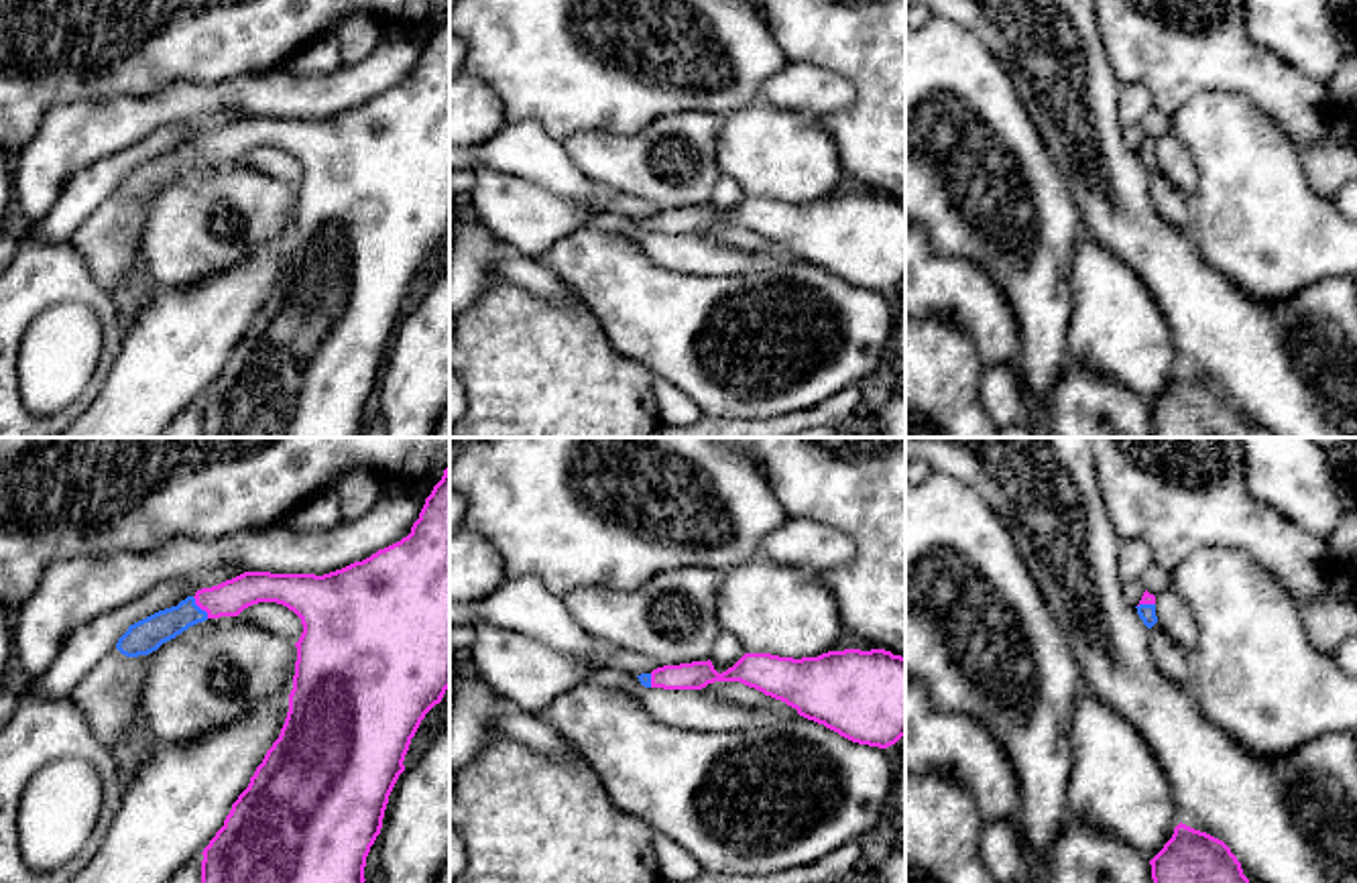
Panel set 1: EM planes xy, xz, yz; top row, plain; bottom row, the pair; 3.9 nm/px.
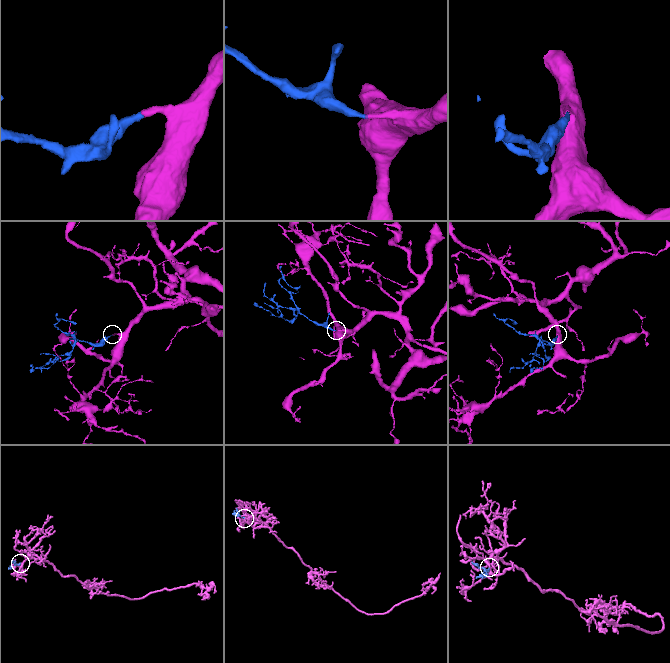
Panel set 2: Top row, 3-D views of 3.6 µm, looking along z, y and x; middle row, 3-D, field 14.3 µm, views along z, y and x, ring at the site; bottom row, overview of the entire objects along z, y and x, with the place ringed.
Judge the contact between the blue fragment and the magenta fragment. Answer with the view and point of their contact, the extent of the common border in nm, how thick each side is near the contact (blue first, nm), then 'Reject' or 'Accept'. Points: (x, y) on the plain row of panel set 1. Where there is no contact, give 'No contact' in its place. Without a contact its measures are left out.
Touches blue at xy (198, 151). Shared border 110 nm. Thickness 140 nm (blue) against 140 nm. Accept

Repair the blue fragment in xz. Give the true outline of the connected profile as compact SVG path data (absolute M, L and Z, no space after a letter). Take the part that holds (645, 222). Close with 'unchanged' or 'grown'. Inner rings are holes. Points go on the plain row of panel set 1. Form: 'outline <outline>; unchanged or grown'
outline M844 193L802 203L745 197L722 218L708 203L663 210L637 222L645 232L663 234L741 226L852 287L887 293L905 281L905 201L885 193Z; grown

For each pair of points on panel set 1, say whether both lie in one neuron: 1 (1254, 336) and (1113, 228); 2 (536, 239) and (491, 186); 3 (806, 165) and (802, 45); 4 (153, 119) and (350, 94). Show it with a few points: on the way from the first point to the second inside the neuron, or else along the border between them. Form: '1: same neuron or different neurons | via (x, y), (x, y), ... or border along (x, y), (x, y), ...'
1: same neuron | via (1219, 318), (1148, 247)
2: same neuron | via (527, 226), (501, 198)
3: different neurons | border along (818, 119), (841, 161)
4: same neuron | via (202, 98), (224, 94), (302, 94)

